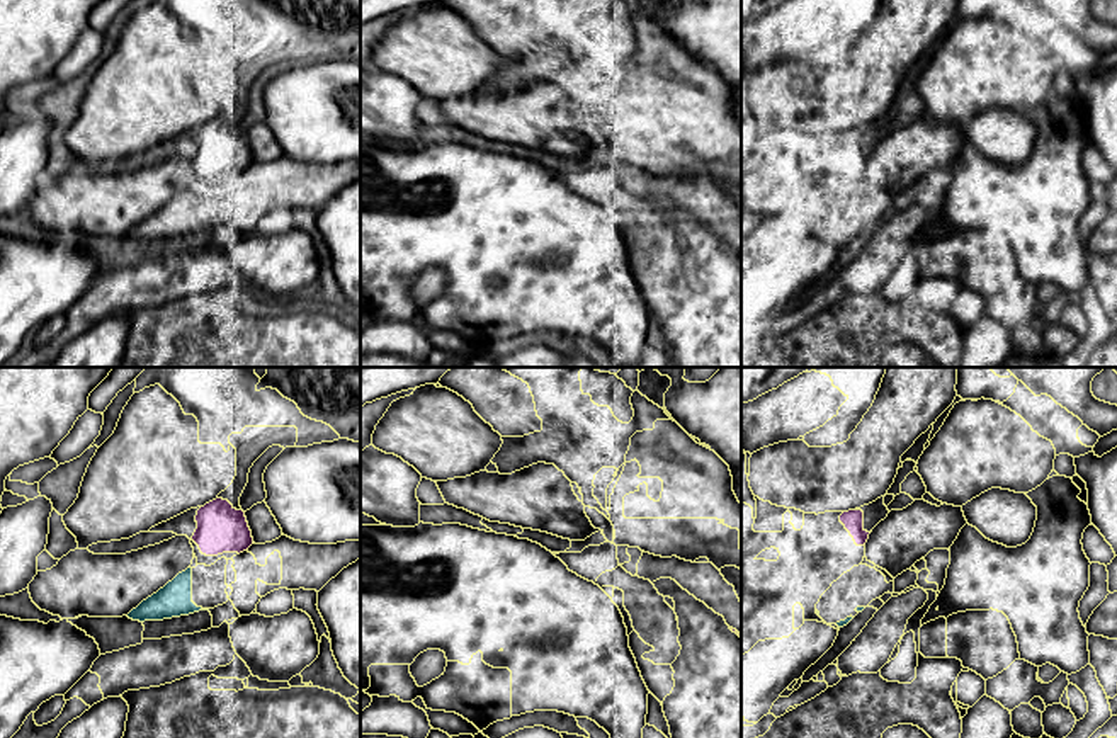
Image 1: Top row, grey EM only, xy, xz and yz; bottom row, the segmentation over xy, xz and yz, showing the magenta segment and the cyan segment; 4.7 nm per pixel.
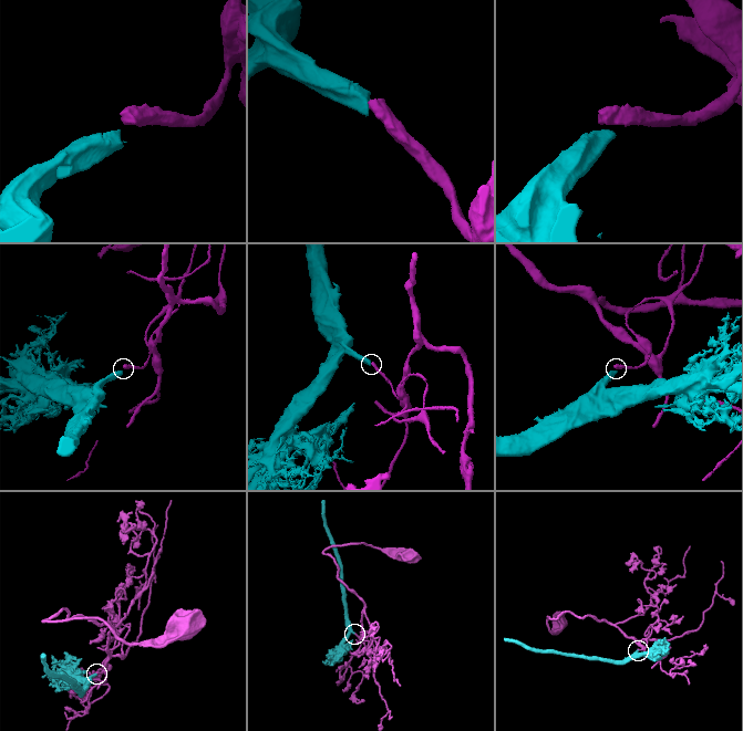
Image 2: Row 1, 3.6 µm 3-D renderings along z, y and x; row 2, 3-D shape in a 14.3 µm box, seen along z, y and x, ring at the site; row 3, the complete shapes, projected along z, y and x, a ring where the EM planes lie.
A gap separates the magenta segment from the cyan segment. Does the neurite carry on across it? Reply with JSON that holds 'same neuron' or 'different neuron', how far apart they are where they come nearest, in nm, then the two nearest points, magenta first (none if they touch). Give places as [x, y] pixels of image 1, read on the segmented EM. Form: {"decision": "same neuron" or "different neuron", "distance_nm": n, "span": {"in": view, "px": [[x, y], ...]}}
{"decision": "different neuron", "distance_nm": 90, "span": {"in": "xy", "px": [[203, 553], [191, 568]]}}

